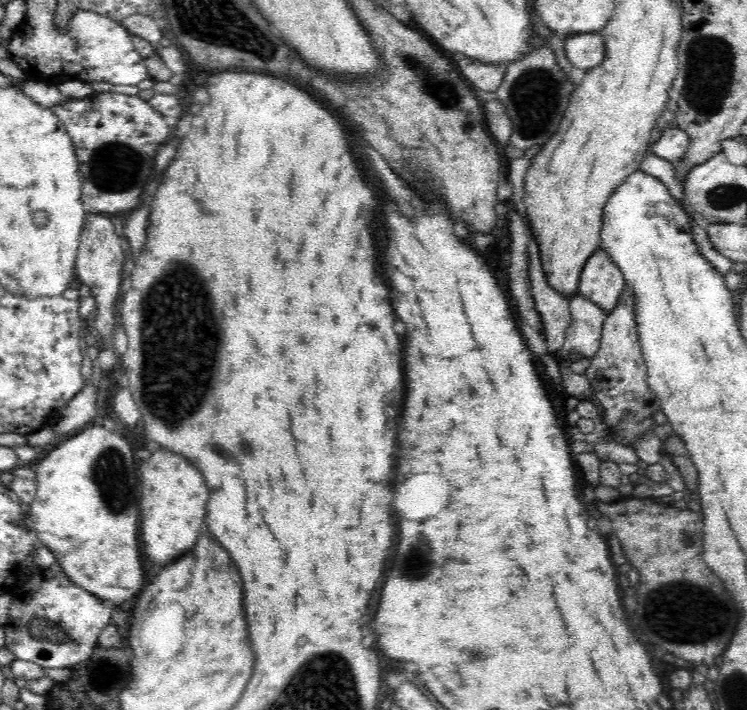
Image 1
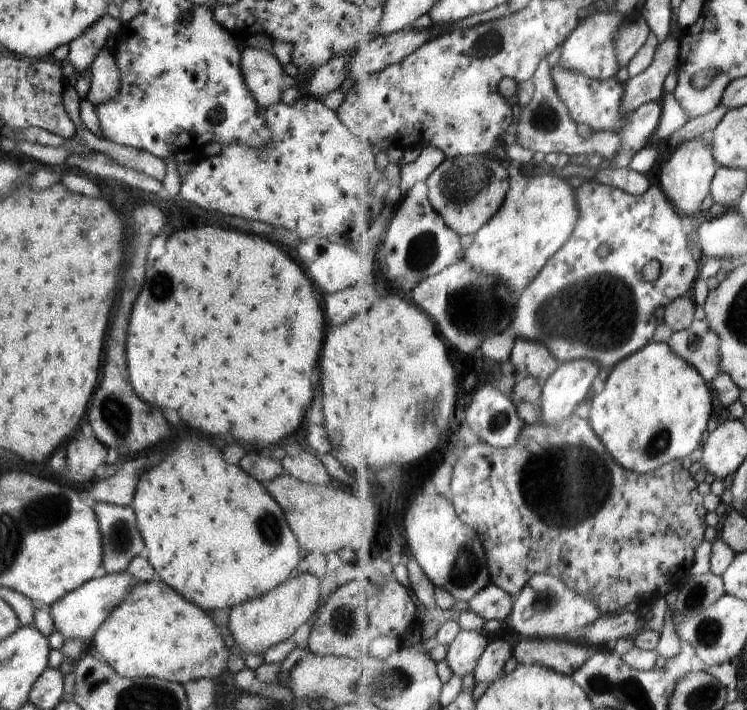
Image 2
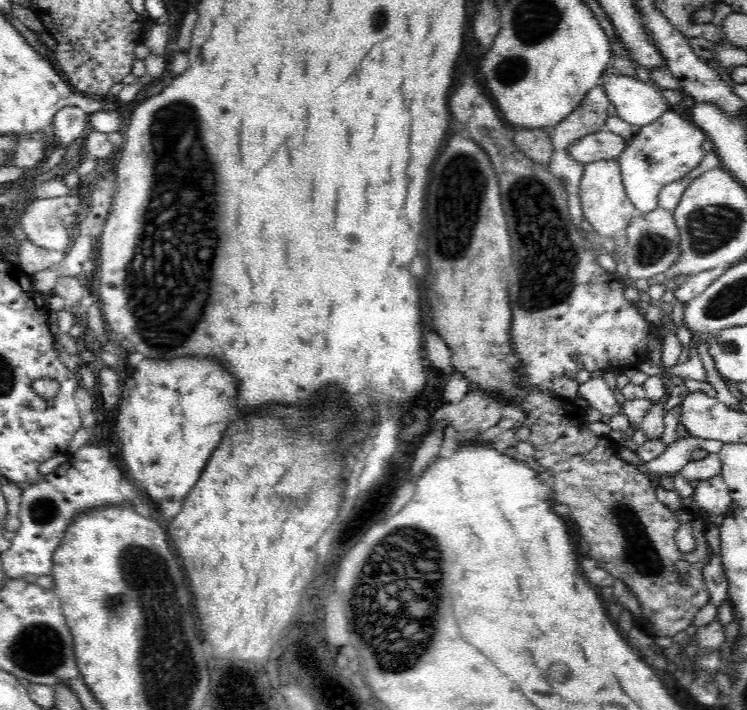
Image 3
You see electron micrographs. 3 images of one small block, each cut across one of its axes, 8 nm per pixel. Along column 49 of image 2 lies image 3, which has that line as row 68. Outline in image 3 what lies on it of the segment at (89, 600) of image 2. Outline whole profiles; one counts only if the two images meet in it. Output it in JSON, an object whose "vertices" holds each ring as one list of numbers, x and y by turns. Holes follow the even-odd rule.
{"vertices":[[611,66,607,67,602,74,601,81,610,103,614,104,617,115,634,127,644,127,654,123,667,110,669,103,662,96,656,85,644,83,637,76,626,76,615,72]]}

